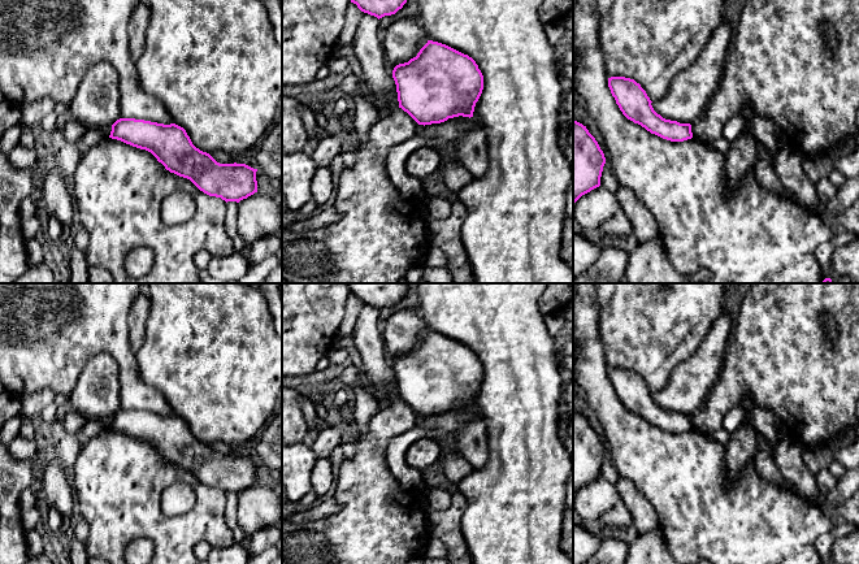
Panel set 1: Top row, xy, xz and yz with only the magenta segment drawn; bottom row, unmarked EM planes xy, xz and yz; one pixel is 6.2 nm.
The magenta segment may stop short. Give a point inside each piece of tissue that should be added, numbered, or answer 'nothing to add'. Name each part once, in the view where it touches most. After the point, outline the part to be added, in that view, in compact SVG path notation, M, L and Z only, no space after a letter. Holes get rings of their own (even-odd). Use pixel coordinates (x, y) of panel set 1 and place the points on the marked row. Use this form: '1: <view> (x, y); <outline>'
nothing to add

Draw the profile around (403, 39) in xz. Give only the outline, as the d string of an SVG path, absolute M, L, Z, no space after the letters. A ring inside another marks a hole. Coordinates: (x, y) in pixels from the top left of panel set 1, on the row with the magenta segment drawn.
M402 18L390 25L382 35L382 47L390 71L392 73L396 65L416 57L428 40L428 35L415 18Z

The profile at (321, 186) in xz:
M329 166L318 168L311 182L312 200L317 205L322 205L331 198L333 190L334 185L330 168Z

